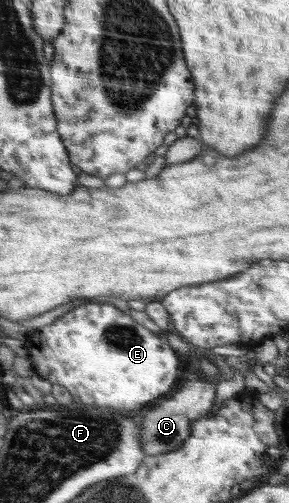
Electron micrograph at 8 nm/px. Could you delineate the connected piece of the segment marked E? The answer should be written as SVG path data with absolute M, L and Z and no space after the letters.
M91 303L76 307L53 323L34 329L24 340L27 356L32 360L40 378L52 385L66 387L72 396L72 406L114 408L128 415L140 415L157 403L172 385L179 382L178 353L162 341L158 334L140 325L130 314L123 313L110 303Z

